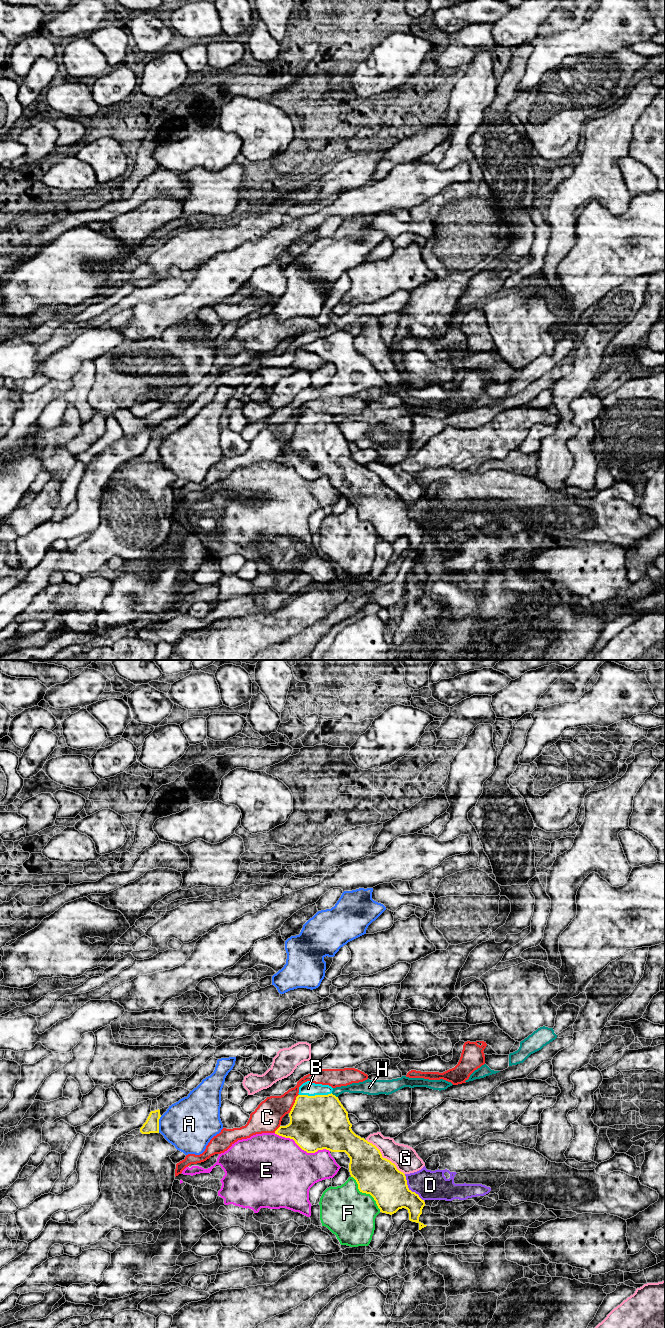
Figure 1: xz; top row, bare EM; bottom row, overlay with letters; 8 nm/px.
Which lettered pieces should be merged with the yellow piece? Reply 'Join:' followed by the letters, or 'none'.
Join: B

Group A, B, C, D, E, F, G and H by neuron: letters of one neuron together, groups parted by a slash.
A / B / C / D E / F / G / H

